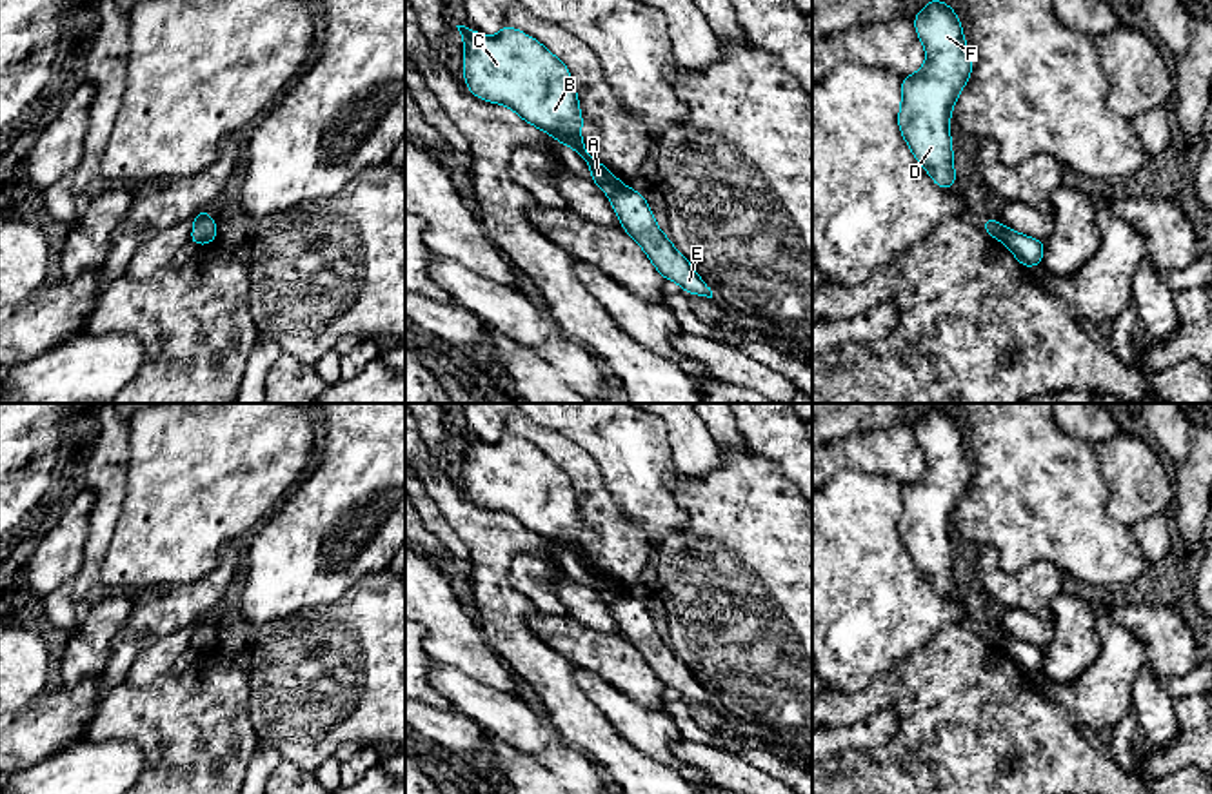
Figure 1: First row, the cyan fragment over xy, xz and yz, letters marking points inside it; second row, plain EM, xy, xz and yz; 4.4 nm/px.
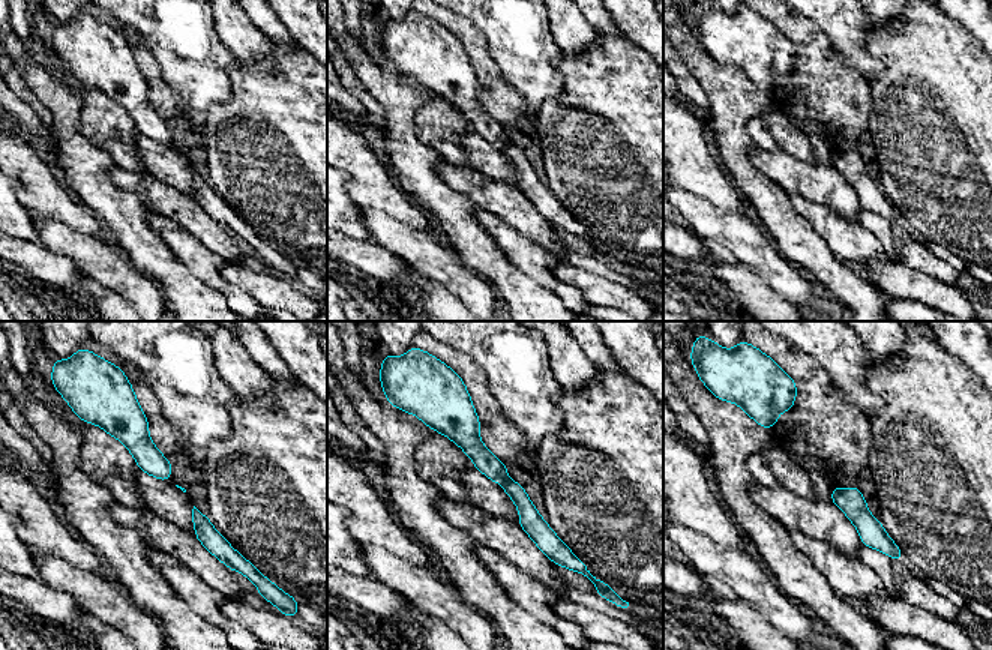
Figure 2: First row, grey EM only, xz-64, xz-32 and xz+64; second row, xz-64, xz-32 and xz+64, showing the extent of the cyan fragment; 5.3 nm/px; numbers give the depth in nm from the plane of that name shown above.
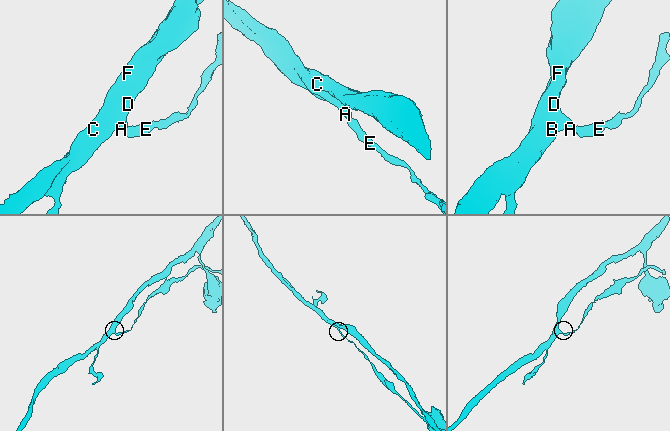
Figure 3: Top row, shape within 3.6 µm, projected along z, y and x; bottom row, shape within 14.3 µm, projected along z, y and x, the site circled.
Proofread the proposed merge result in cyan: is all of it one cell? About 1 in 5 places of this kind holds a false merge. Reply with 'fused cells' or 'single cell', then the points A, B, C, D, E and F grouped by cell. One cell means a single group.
fused cells | A B C D F / E

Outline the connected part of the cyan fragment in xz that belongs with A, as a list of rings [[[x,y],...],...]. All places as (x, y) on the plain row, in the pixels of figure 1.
[[[507,431],[496,443],[480,442],[465,432],[456,434],[463,443],[465,492],[474,503],[511,514],[527,531],[572,554],[605,601],[621,592],[585,556],[576,494],[561,467]]]

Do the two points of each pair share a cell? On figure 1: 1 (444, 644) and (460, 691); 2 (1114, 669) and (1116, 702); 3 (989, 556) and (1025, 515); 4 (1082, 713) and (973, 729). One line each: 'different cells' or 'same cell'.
1: different cells
2: same cell
3: different cells
4: different cells

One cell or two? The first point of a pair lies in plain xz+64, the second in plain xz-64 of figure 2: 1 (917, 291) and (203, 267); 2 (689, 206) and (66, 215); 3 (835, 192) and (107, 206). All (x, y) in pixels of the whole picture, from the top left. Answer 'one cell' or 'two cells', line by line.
1: two cells
2: two cells
3: two cells

